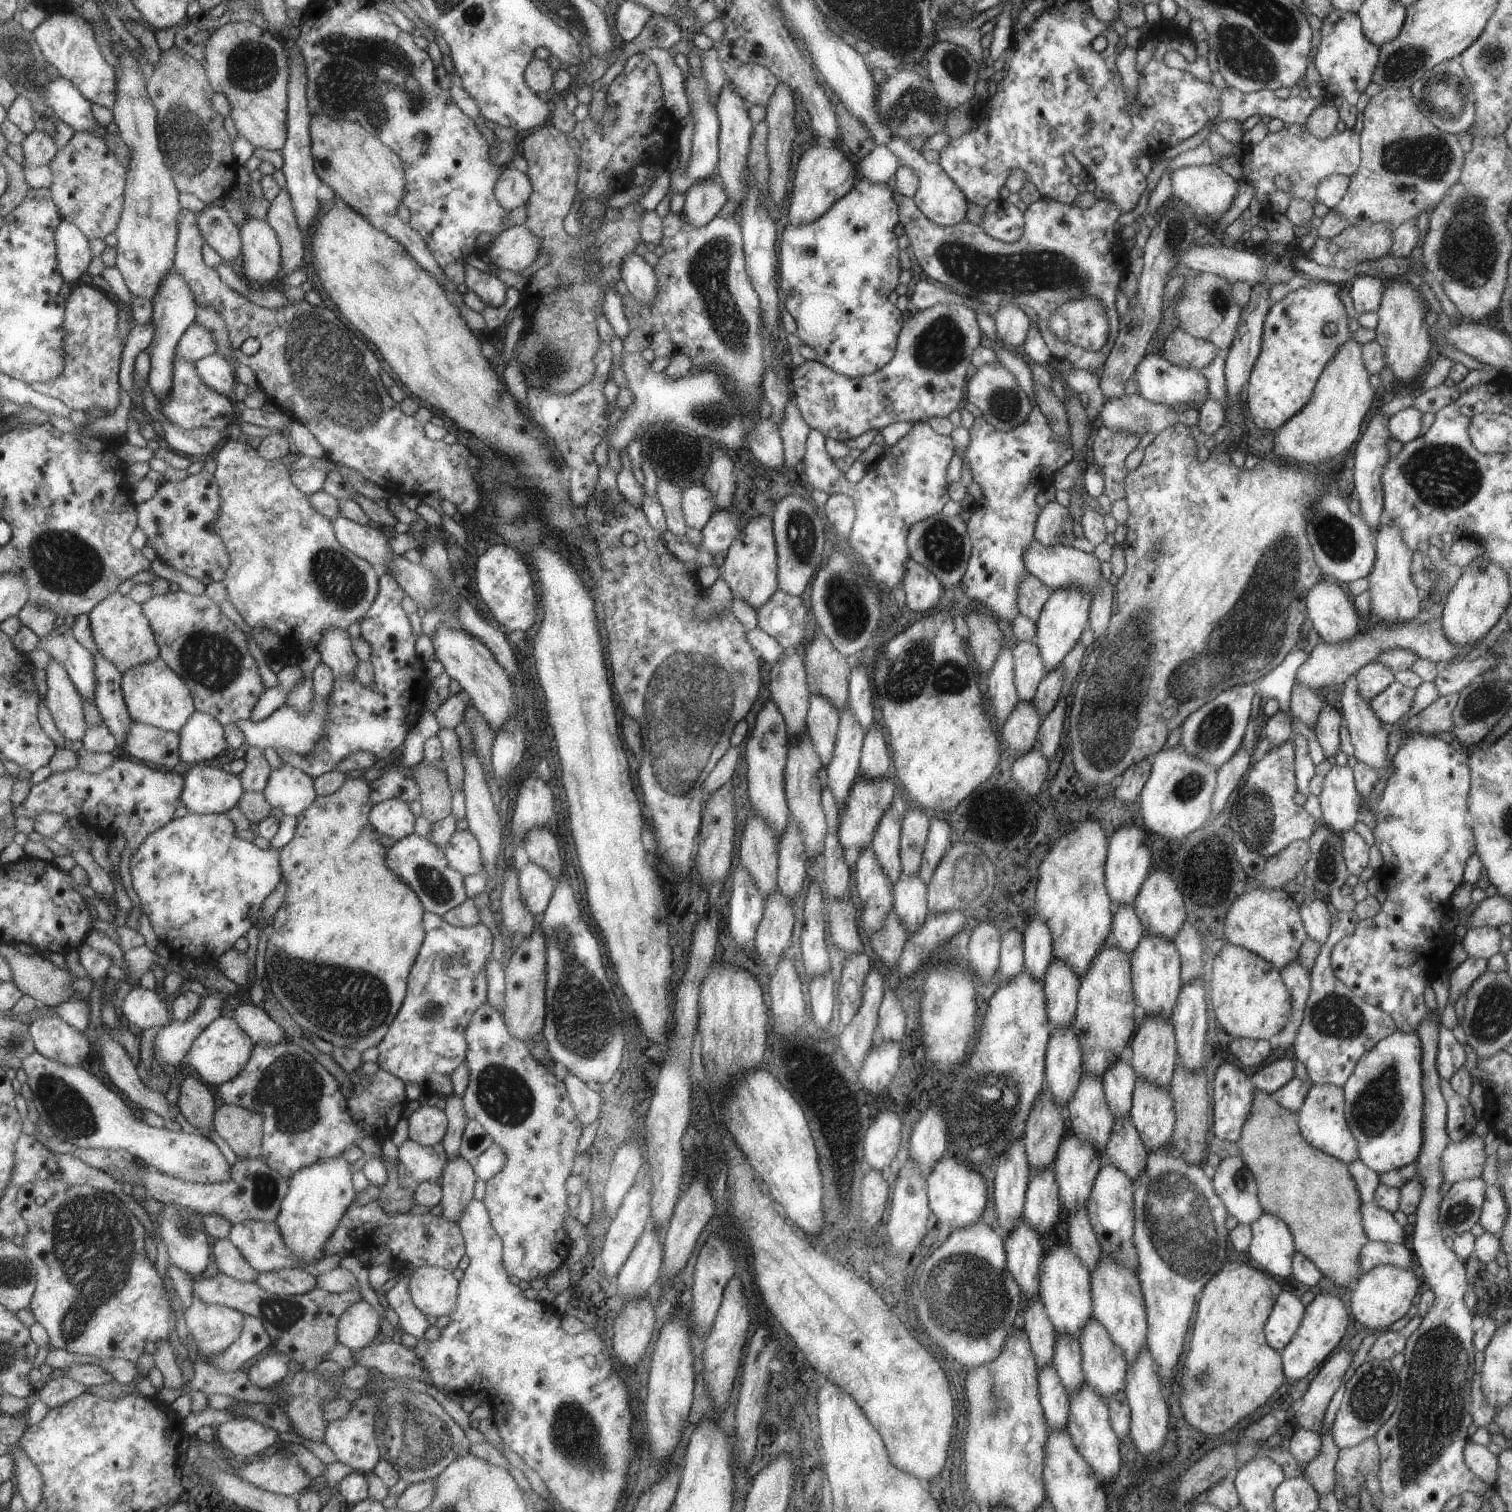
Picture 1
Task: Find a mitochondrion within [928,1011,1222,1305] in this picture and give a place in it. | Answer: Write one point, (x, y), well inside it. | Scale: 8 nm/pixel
(982, 1131)

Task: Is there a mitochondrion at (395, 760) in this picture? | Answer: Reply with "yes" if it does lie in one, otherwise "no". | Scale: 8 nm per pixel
no

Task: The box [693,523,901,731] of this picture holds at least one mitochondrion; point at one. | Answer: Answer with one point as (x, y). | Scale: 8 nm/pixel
(846, 606)

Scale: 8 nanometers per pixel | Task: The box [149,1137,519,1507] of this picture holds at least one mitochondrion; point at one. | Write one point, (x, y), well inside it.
(419, 1438)

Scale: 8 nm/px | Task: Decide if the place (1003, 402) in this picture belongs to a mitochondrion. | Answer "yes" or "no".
yes

